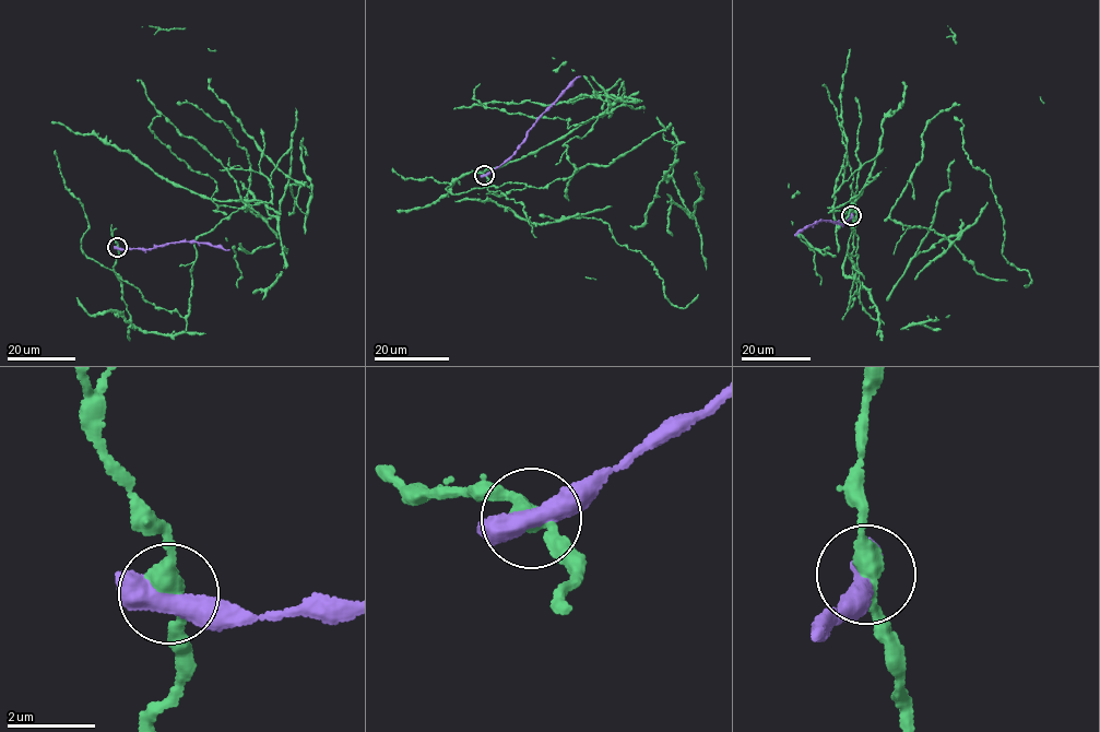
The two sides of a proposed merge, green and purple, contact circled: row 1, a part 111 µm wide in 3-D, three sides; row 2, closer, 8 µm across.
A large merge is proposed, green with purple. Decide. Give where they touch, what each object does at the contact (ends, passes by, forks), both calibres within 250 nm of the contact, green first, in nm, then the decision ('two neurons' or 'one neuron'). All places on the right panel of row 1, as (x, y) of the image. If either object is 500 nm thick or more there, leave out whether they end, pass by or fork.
(851, 215) | green passes by | purple passes by | 360/480 nm | one neuron

